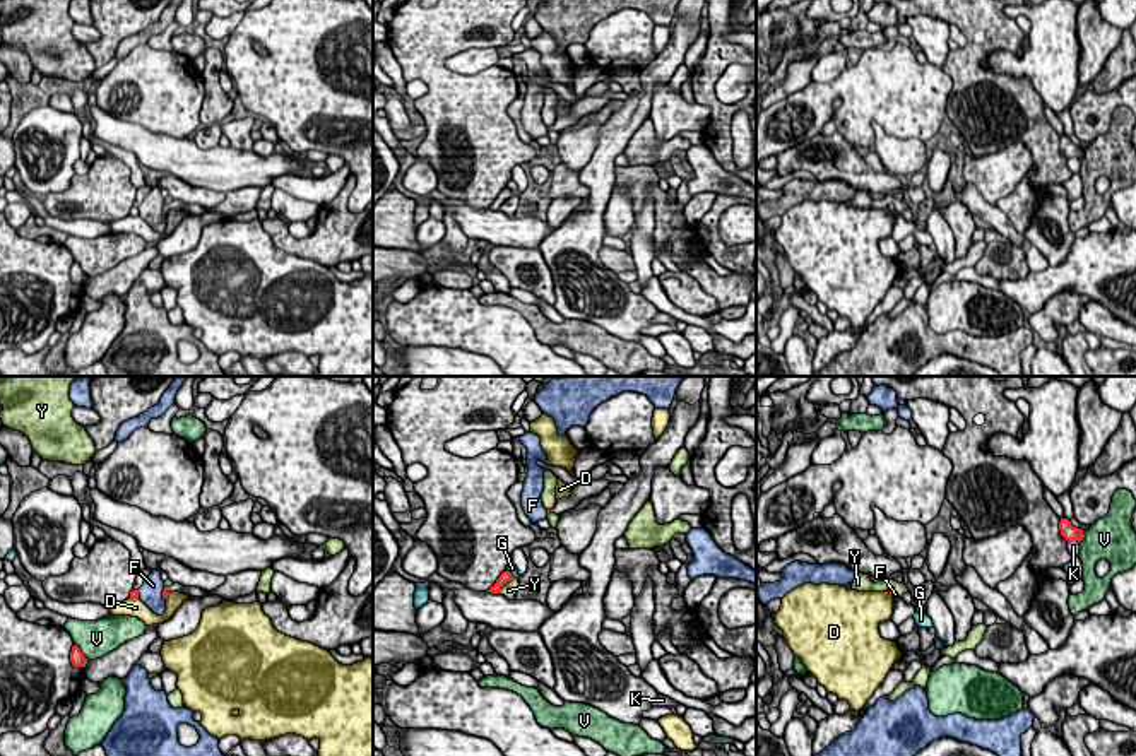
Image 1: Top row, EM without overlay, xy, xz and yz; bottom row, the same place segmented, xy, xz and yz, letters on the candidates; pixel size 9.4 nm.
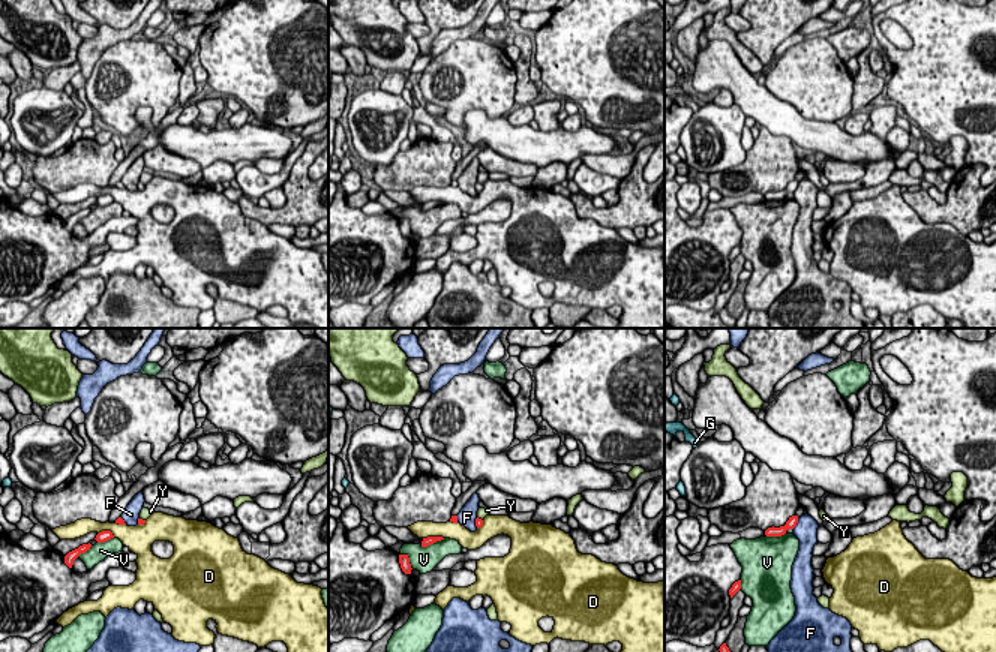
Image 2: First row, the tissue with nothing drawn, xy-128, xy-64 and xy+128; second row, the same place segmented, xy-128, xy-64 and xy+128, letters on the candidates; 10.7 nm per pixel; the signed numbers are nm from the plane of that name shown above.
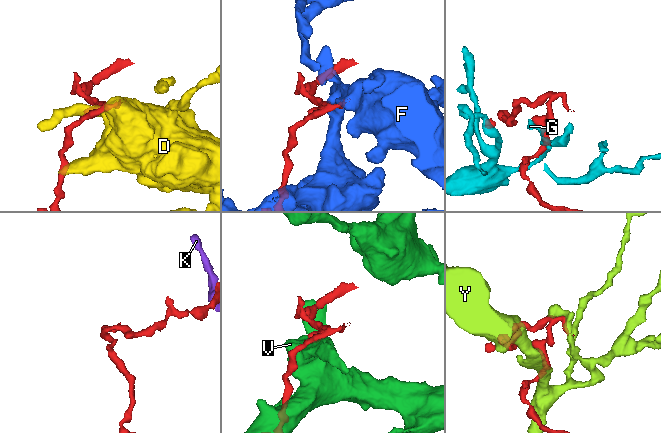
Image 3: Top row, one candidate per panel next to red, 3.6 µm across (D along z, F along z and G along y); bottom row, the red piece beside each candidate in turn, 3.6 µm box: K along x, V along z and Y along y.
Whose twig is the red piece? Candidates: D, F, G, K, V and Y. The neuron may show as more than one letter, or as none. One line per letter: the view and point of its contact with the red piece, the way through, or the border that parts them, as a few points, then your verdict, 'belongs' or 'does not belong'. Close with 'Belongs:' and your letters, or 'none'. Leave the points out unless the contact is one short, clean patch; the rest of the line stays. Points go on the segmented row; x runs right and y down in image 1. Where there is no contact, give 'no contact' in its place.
D: contact xy (134, 597); does not belong
F: contact xy (163, 594); does not belong
G: contact xz (510, 573); border xz (507, 570), (514, 577); does not belong
K: contact yz (1073, 539); does not belong
V: contact xy (81, 652); does not belong
Y: contact xz (503, 584); does not belong
Belongs: none

